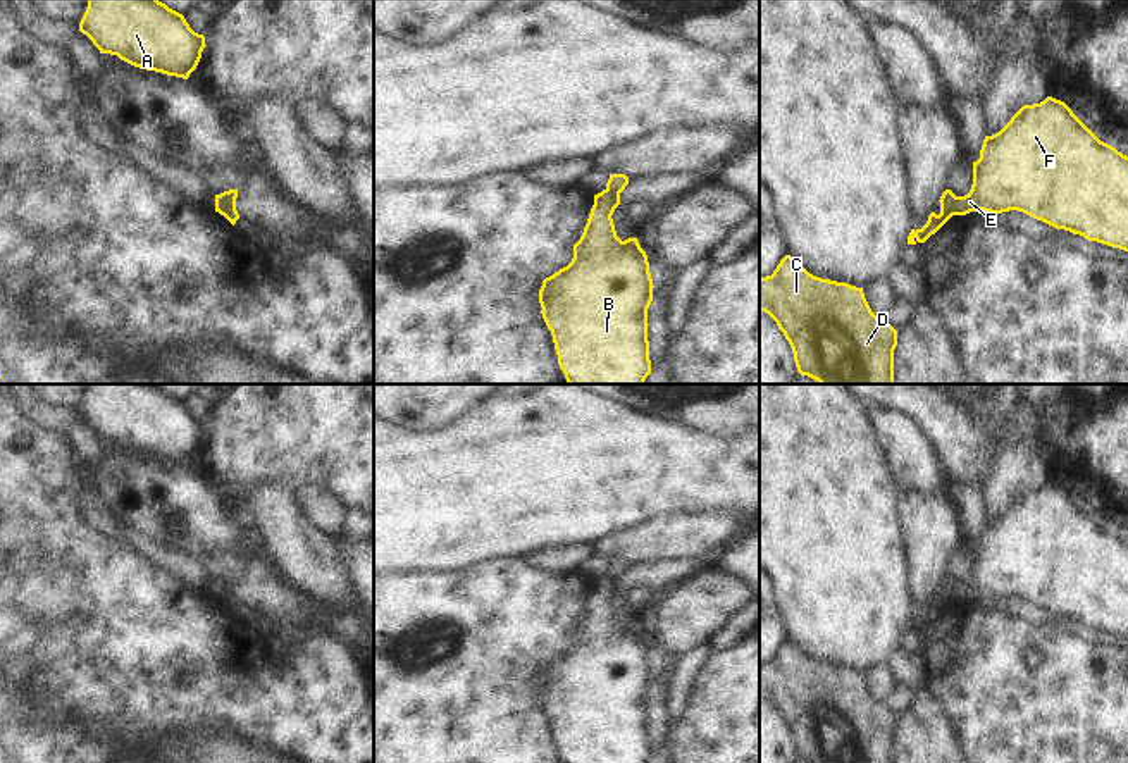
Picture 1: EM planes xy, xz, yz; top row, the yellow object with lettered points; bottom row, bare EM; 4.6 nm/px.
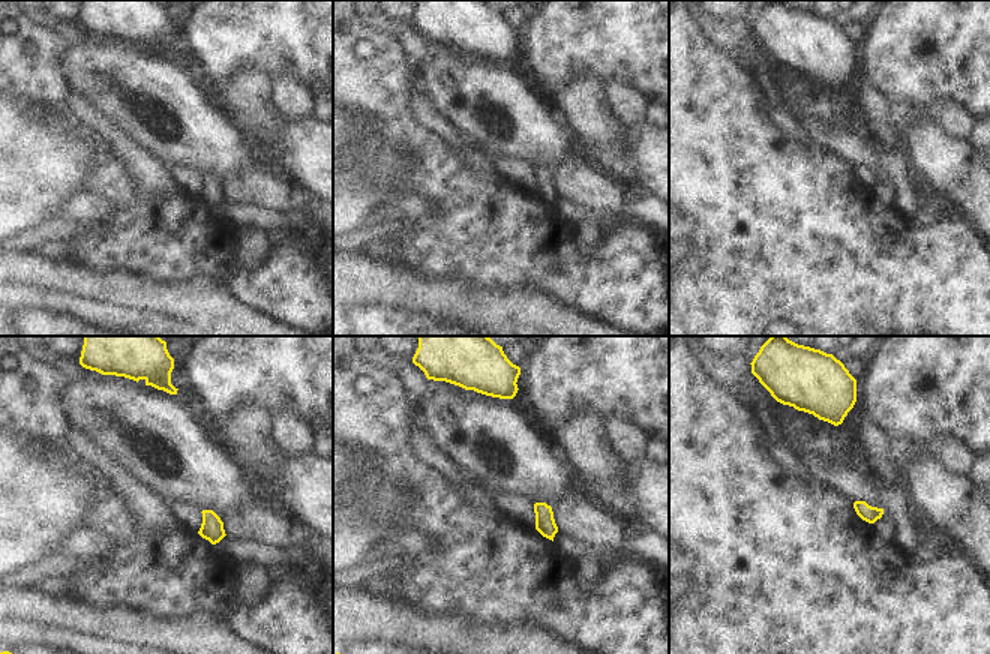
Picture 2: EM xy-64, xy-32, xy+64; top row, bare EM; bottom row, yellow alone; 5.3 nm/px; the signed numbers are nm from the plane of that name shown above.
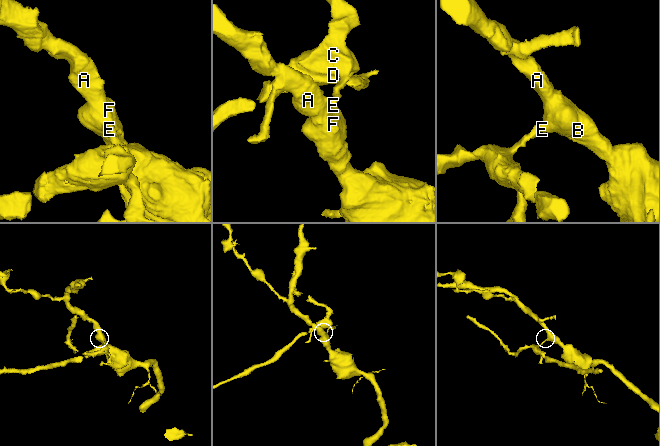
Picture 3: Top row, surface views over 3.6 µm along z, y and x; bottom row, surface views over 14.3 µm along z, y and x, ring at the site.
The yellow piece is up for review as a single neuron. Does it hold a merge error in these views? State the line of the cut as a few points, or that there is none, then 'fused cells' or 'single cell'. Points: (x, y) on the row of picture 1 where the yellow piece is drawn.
cut in yz along (954, 195), (953, 214); fused cells

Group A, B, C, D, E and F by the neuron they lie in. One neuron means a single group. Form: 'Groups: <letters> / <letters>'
Groups: A B E F / C D.

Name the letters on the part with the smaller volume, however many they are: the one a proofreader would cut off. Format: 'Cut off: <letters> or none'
Cut off: C, D

